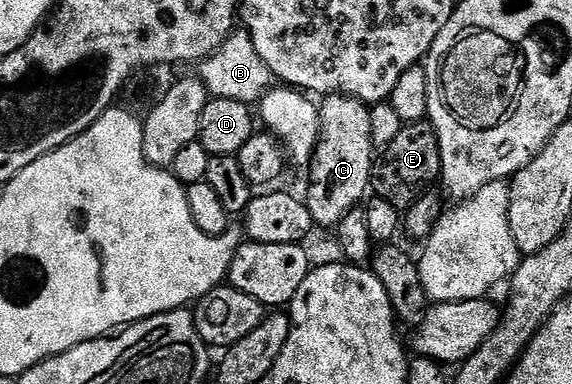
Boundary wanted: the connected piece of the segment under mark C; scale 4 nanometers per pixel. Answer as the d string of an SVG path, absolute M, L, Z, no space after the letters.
M327 96L320 101L321 139L317 142L317 149L313 151L313 159L307 165L309 193L304 193L303 196L318 229L336 229L350 210L366 199L365 191L370 191L375 149L371 138L369 110L370 105L353 96Z

